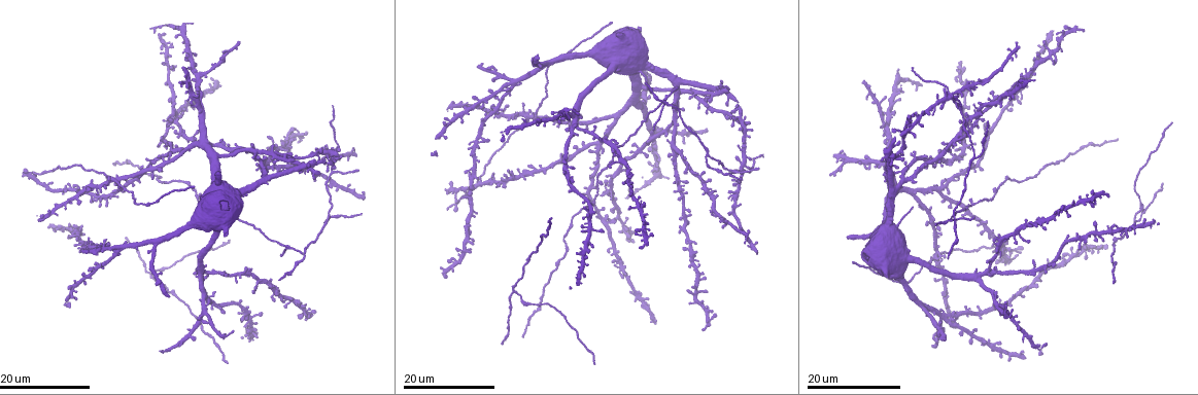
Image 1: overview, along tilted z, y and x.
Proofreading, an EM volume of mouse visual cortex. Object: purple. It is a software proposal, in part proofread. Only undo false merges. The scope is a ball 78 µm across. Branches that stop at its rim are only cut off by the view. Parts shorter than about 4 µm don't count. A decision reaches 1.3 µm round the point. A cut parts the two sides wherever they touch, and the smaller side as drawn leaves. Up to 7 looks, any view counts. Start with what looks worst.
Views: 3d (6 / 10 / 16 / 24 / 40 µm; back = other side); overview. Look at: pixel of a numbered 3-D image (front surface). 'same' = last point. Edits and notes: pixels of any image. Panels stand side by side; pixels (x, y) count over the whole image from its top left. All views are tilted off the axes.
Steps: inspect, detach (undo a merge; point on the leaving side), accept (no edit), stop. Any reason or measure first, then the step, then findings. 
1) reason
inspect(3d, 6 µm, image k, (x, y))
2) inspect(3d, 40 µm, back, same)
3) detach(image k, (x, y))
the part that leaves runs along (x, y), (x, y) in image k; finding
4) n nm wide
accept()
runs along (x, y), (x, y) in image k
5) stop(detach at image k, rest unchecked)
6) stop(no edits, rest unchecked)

inspect(3d, 16 µm, image 1, (114, 180))

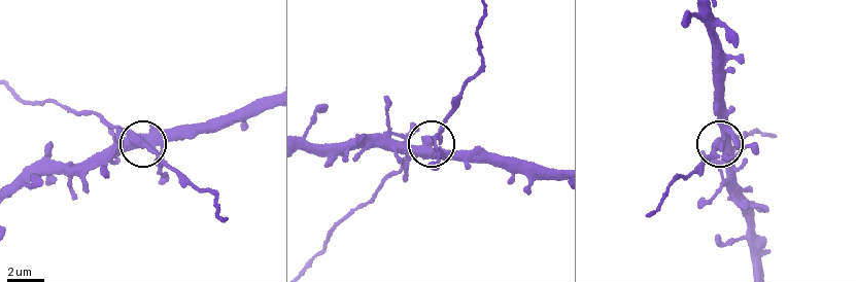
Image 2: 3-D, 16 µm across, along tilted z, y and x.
inspect(3d, 6 µm, image 2, (147, 149))

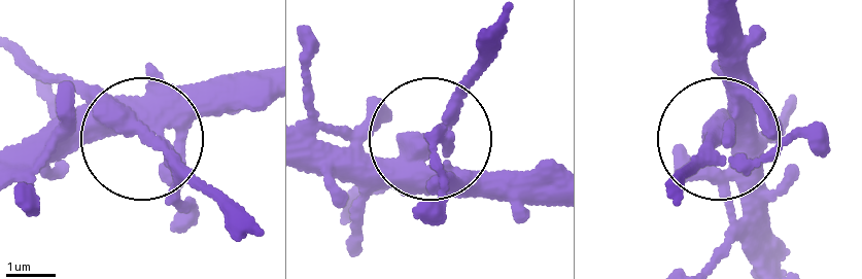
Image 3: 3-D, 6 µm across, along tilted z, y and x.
accept()
runs along (259, 76), (143, 137), (239, 203) in image 3; continuous, no second neuron

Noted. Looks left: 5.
arms part here
inspect(3d, 16 µm, image 1, (975, 158))

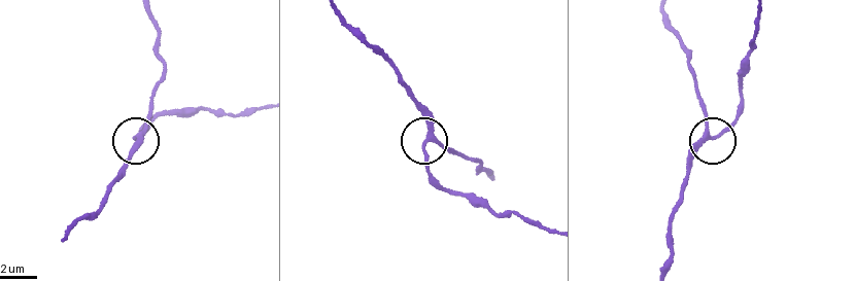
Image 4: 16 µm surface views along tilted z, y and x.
inspect(3d, 10 µm, image 4, (426, 141))

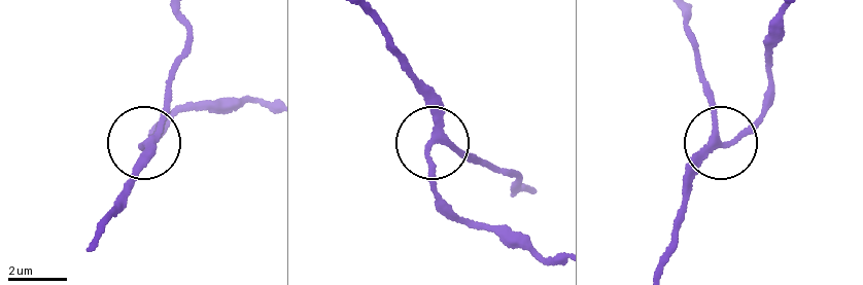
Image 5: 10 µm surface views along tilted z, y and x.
side arm 12 µm
accept()
all the same neuron

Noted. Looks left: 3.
side arm on a straight run
inspect(3d, 16 µm, image 1, (945, 221))

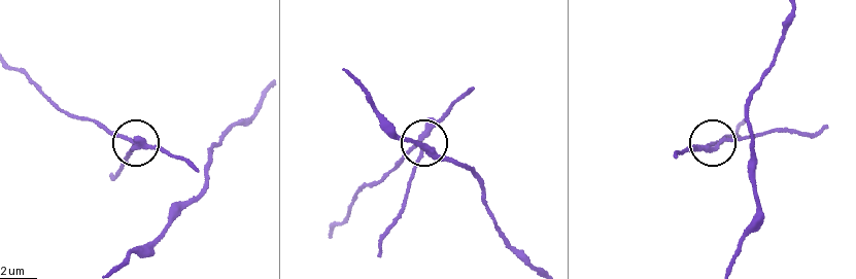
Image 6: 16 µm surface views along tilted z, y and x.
inspect(3d, 6 µm, image 6, (134, 147))

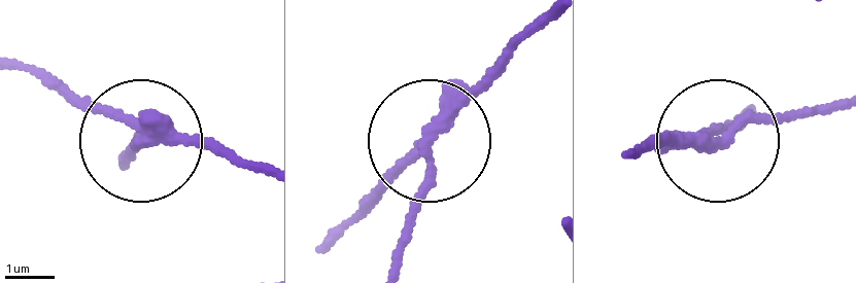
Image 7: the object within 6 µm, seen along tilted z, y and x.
3 arms
detach(image 7, (430, 181))
the part that leaves runs along (439, 126), (400, 268) in image 7; a second neuron is stuck on

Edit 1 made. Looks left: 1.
stop(detach at image 7, rest unchecked)

